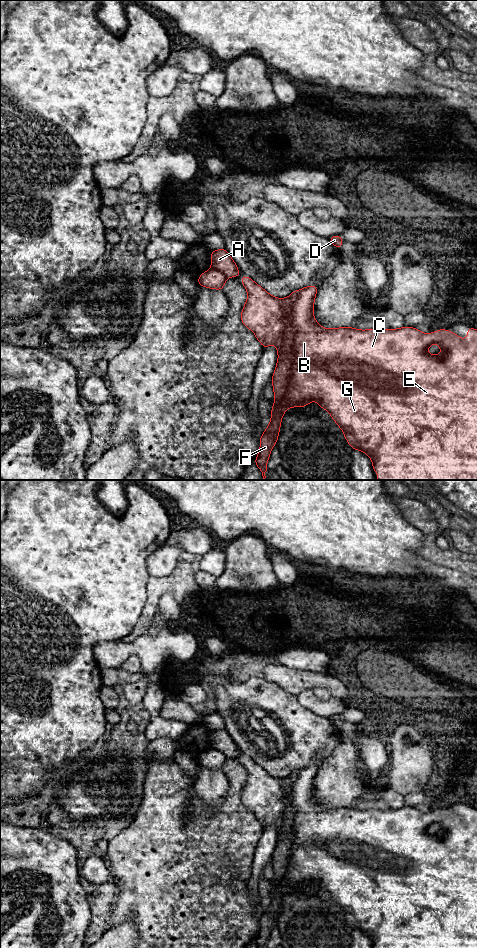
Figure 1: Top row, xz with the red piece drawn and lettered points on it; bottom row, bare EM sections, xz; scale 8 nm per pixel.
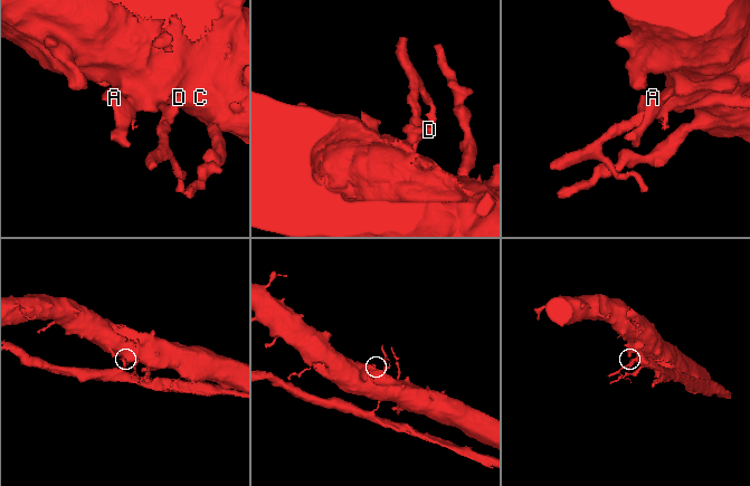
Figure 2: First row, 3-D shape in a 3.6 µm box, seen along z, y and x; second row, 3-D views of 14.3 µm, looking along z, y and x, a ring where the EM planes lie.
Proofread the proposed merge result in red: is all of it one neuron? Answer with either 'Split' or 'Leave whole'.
Split

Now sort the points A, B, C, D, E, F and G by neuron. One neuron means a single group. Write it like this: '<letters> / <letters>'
A D F / B C E G

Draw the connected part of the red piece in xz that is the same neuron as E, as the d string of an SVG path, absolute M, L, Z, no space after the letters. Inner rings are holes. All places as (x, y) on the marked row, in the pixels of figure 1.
M242 276L241 282L248 293L247 301L241 311L241 321L245 327L254 332L256 339L264 349L274 344L279 354L283 348L286 330L291 326L295 329L293 343L290 348L292 365L285 394L280 402L285 410L292 407L304 408L310 402L318 401L318 407L327 410L338 427L342 429L350 447L353 450L364 452L371 458L374 472L380 475L376 480L477 480L477 329L472 327L467 329L466 342L447 329L438 329L436 332L429 334L408 326L387 330L359 330L353 327L326 329L319 325L313 315L318 286L309 285L300 289L296 298L289 304L288 310L285 311L285 299L275 298L270 295L248 276ZM434 343L440 346L441 355L429 355L426 352Z

